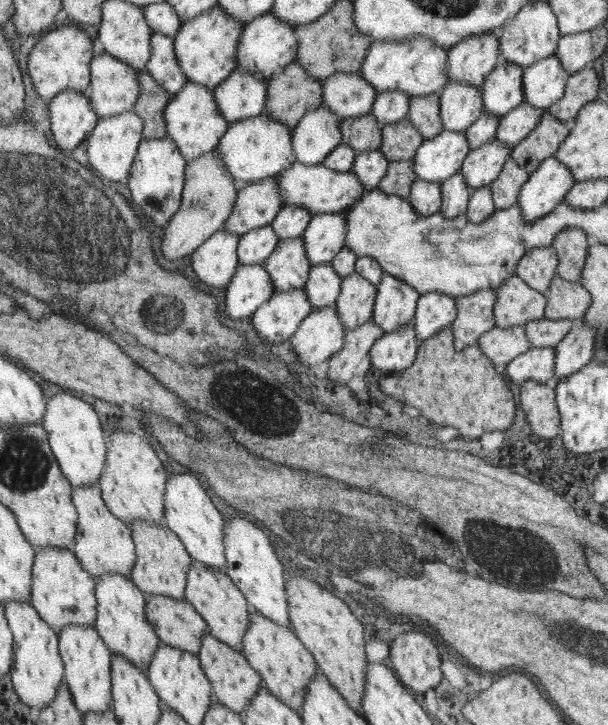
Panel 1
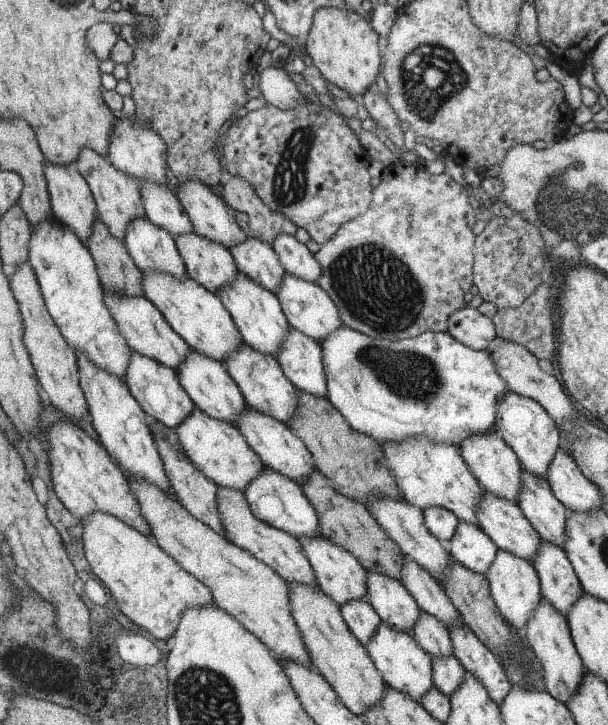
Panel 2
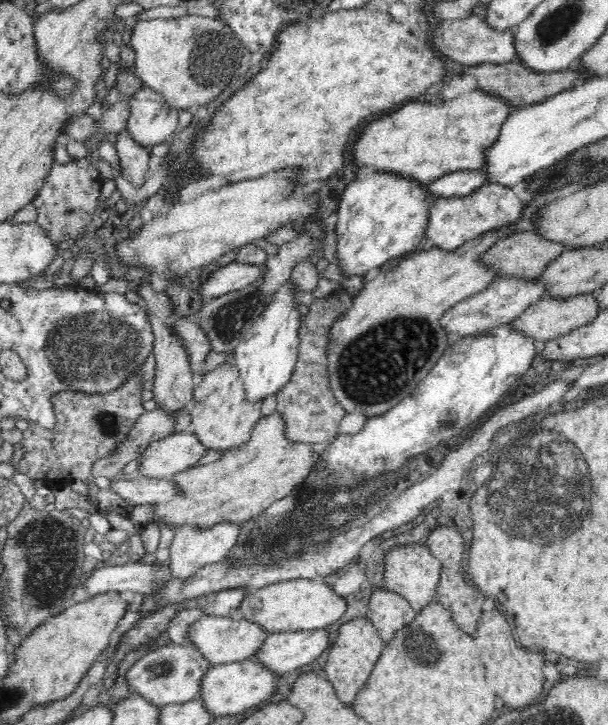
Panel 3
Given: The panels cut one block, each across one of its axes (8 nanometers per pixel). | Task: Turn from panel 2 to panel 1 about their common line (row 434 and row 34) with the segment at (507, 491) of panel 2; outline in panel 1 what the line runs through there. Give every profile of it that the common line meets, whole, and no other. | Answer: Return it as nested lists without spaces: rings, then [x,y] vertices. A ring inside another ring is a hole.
[[[498,31],[470,36],[449,52],[446,76],[452,82],[481,87],[492,69],[500,62]]]

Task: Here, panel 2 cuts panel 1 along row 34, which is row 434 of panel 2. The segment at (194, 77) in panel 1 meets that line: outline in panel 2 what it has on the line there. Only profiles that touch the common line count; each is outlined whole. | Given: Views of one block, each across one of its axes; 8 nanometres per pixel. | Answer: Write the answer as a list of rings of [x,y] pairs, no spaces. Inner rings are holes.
[[[195,408],[192,416],[182,426],[178,426],[175,432],[189,460],[201,470],[202,475],[216,483],[218,488],[232,488],[244,492],[246,486],[265,469],[260,456],[249,447],[245,436],[237,427],[210,418],[202,410]]]

